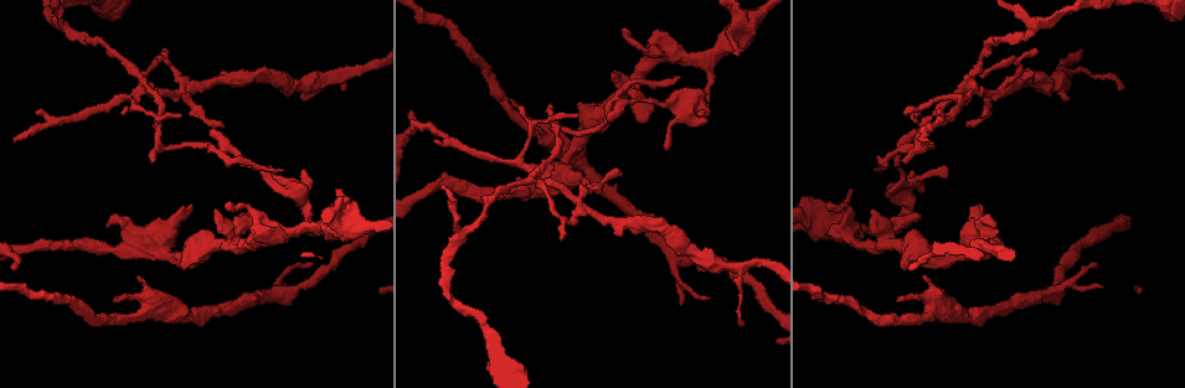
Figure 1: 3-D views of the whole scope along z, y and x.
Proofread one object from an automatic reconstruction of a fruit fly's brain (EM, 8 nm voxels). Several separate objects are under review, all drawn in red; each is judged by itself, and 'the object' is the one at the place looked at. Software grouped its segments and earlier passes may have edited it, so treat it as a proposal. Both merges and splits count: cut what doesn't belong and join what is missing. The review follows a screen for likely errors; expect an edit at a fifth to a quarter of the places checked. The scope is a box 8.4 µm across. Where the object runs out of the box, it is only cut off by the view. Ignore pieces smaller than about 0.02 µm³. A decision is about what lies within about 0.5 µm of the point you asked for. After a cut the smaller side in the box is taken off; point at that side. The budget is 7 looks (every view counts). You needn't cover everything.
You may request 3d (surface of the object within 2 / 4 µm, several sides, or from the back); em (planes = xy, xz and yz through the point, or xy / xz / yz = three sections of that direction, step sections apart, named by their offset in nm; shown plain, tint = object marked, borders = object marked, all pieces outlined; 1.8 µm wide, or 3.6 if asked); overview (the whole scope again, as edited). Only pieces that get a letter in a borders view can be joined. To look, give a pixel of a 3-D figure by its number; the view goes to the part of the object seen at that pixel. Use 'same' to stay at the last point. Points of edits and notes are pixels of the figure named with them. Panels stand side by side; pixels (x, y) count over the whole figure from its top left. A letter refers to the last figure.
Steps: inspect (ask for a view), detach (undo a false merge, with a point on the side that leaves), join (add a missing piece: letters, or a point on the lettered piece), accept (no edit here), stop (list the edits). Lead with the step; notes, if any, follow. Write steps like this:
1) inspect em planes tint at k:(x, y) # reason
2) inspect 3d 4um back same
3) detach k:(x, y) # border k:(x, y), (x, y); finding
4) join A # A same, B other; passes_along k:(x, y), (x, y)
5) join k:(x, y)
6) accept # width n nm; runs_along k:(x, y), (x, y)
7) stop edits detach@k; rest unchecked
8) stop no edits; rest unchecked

inspect em planes borders at 1:(925, 277) # branch stops here

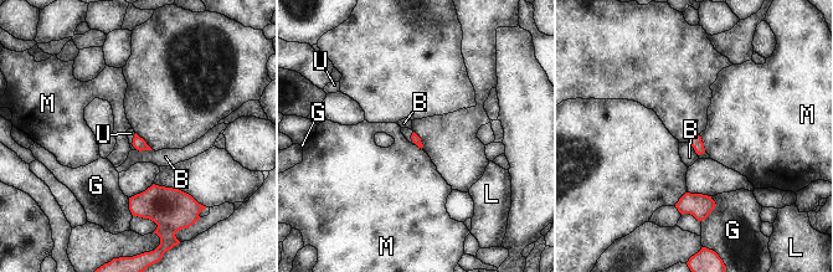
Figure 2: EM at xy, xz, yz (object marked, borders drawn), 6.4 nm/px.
join 2:(130, 133) # B other, G other, L other, M other, U same; passes_along 2:(138, 143), (133, 140), (130, 133); it goes on there

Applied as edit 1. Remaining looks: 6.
inspect overview

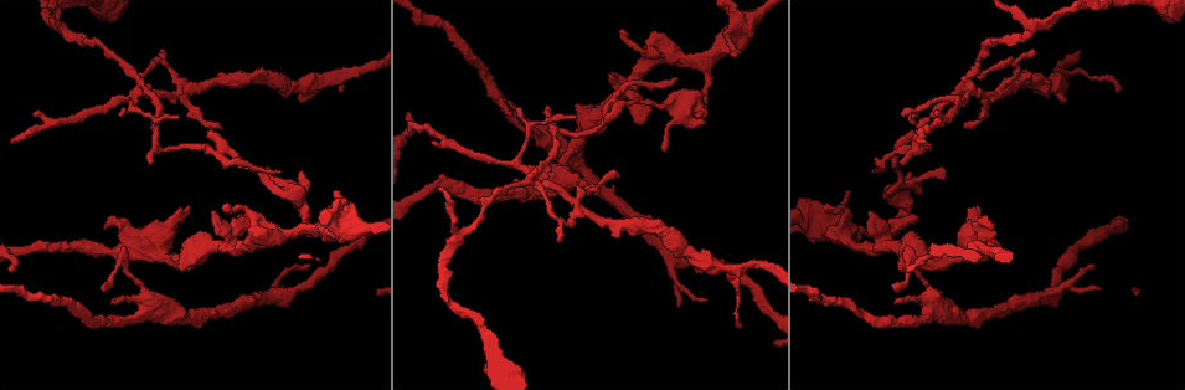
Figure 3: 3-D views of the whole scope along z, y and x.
inspect em yz step 8 borders at 3:(105, 227) # thick end

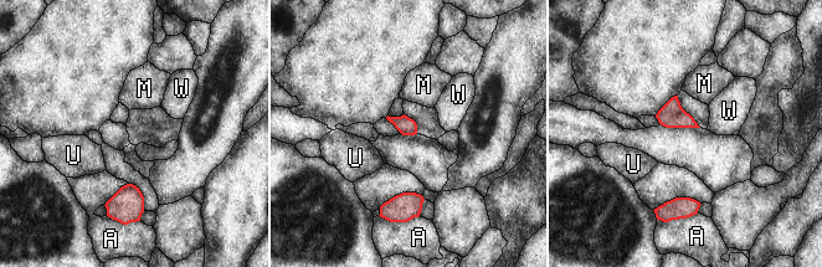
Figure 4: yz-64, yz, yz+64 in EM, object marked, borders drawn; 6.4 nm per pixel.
inspect em xy step 16 borders same

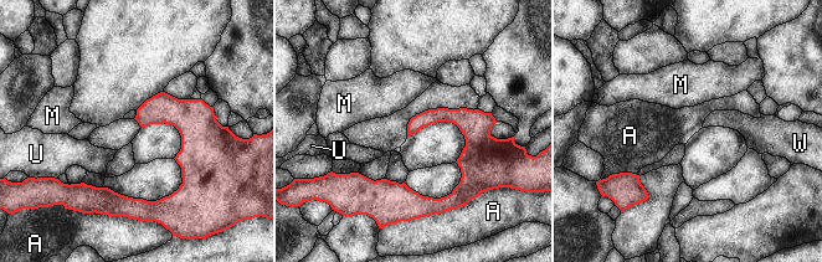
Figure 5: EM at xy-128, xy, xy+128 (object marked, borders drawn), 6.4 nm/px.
accept # longest_contact A 480 nm; A other, M other, U other, W other; no lettered piece goes on from it

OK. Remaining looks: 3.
inspect em planes tint at 3:(176, 93) # touches itself

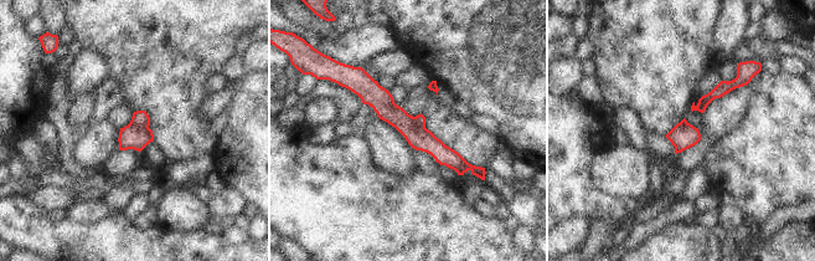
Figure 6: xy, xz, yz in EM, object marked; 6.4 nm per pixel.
inspect em planes borders same # what lies round it

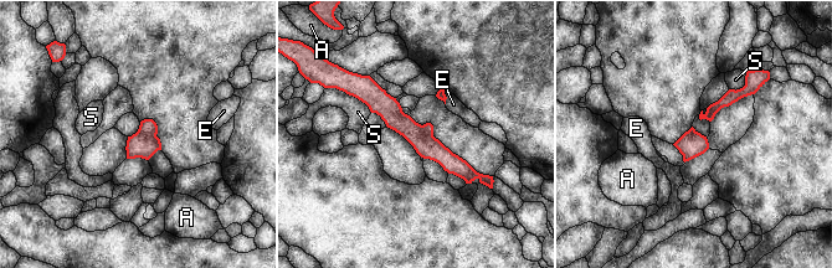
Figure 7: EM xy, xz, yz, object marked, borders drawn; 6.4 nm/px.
detach 7:(391, 113) # width 160 nm; A other, E other, S other; part_leaving 7:(369, 82), (427, 148), (479, 176); two cells meet here

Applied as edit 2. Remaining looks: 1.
stop edits join@2, detach@7; rest unchecked

